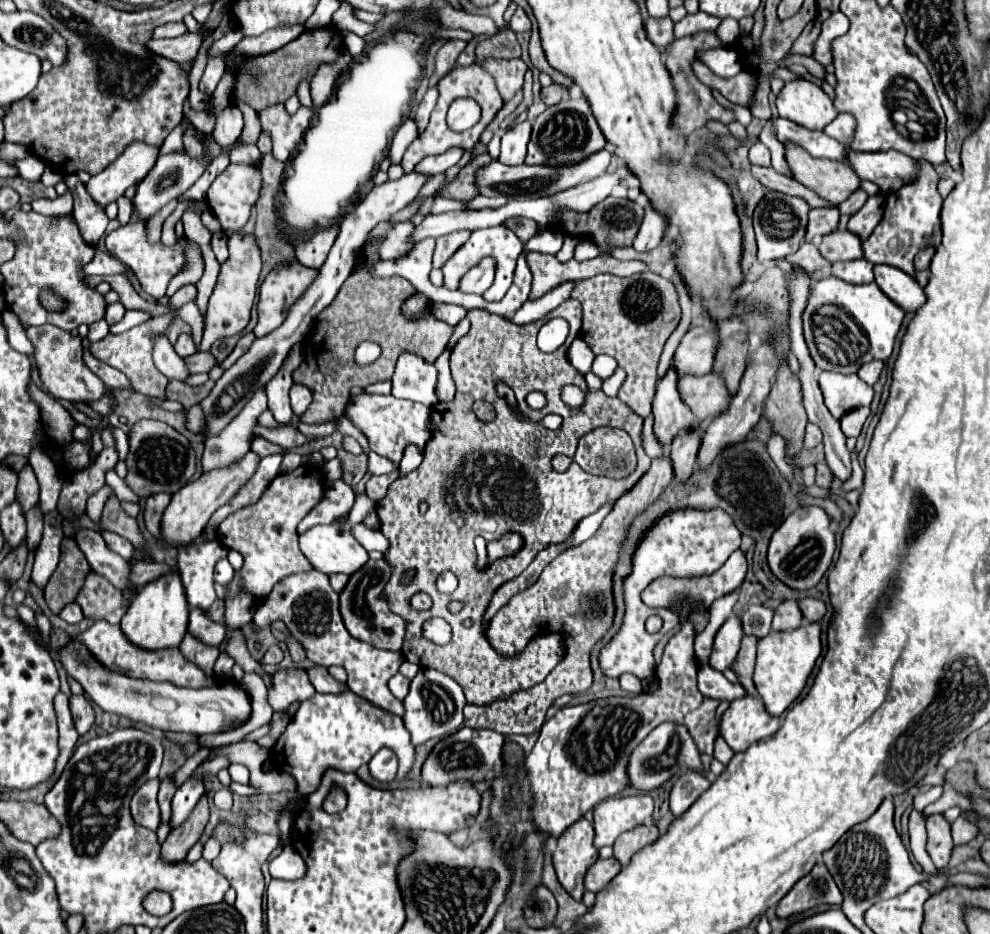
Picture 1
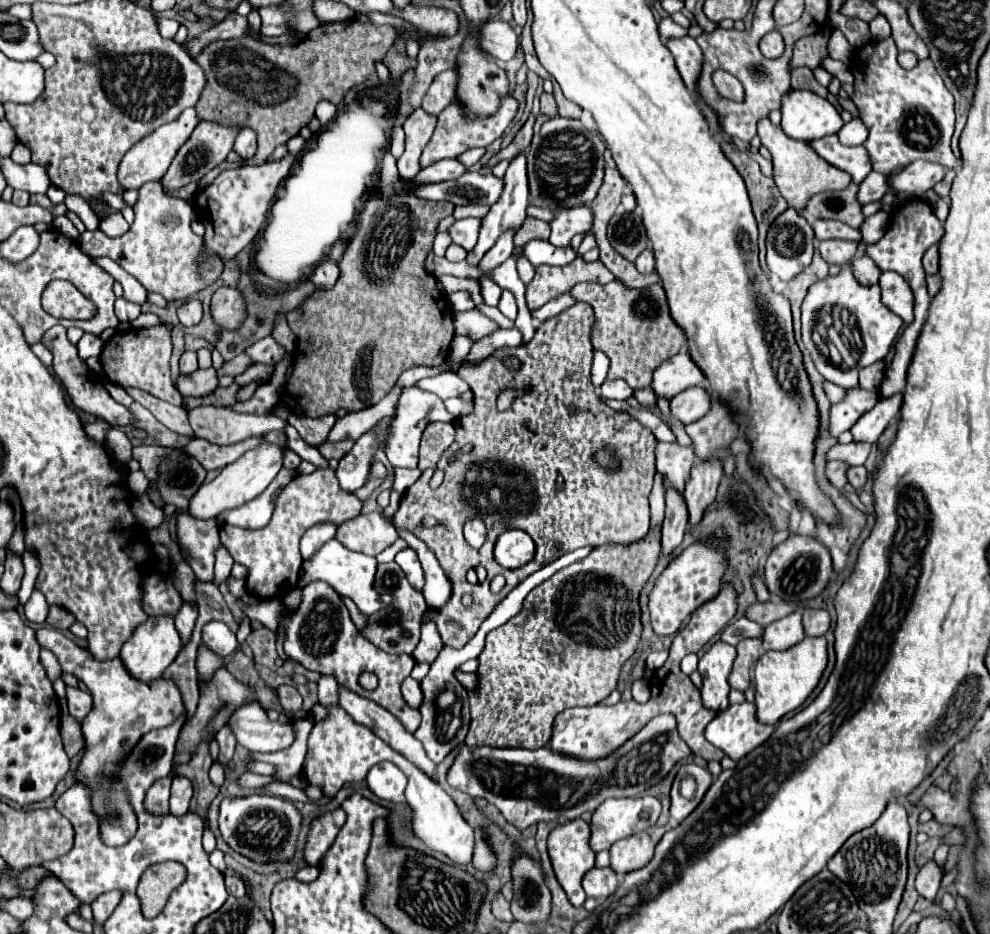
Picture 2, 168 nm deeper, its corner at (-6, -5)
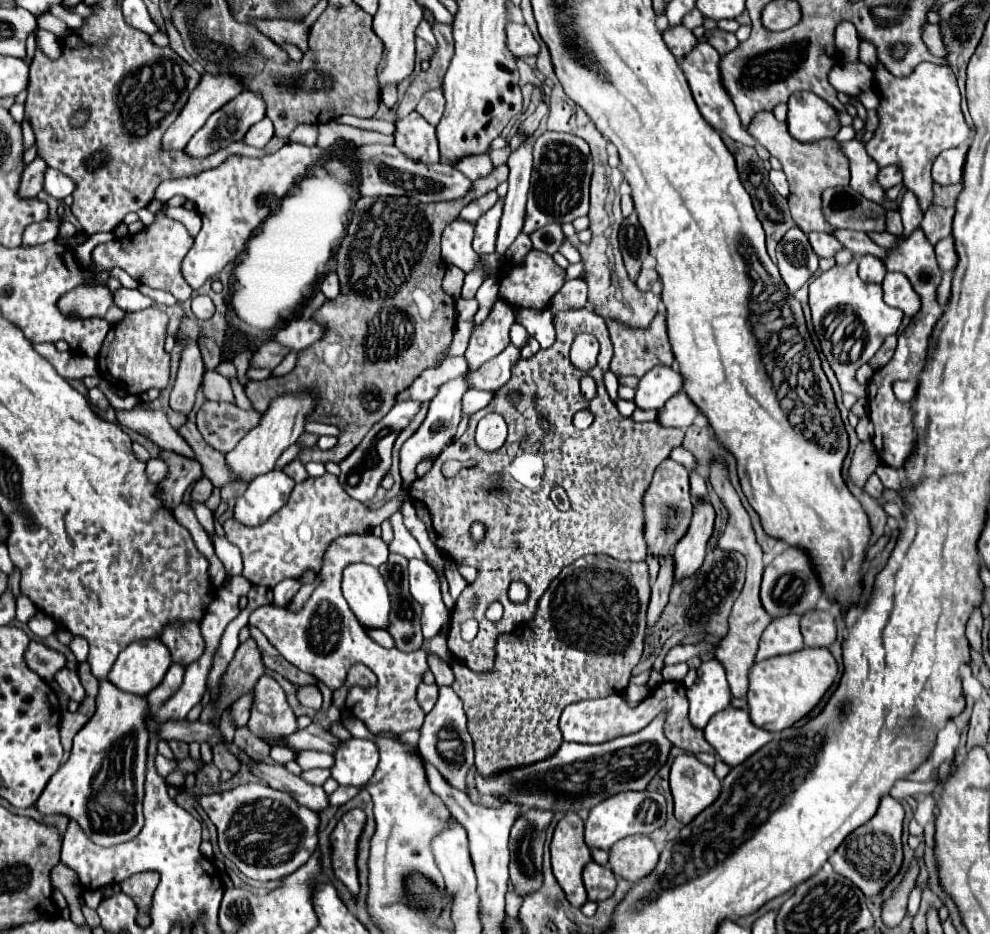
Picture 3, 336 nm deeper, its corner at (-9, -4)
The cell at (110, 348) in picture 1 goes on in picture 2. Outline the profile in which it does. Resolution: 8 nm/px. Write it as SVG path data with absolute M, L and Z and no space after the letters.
M154 325L154 327L136 329L136 331L116 331L116 335L112 335L104 343L104 349L100 353L100 363L104 367L106 377L112 383L120 387L136 387L136 389L148 391L150 395L162 401L182 405L182 395L178 393L178 389L174 389L170 379L170 353L172 353L170 349L172 349L172 343L166 327Z

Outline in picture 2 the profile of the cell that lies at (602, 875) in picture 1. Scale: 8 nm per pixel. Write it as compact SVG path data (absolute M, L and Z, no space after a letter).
M594 867L584 875L582 887L588 897L604 901L618 889L618 875L610 867L604 867L604 869Z

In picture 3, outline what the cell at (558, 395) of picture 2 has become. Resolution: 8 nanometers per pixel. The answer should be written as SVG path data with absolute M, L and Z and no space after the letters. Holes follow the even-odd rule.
M587 308L559 312L553 318L553 326L557 330L555 344L549 350L539 350L535 356L531 356L527 360L521 358L517 362L517 366L513 366L513 374L511 374L509 382L505 386L501 386L501 390L495 392L493 400L483 410L479 410L477 414L471 416L467 432L441 452L441 456L433 462L433 468L423 478L417 478L409 486L409 496L411 496L413 504L425 508L425 512L429 516L427 530L429 530L431 540L439 548L439 552L457 564L467 564L467 566L479 568L479 578L473 584L469 584L457 600L457 606L453 612L453 624L451 624L451 632L449 632L449 642L447 642L449 650L473 670L489 670L489 666L493 664L493 644L495 644L495 638L499 636L499 632L511 632L519 624L533 618L537 600L541 598L541 594L545 592L549 582L561 572L563 566L569 566L571 562L575 562L577 558L581 558L585 554L607 554L617 560L643 560L647 556L643 496L645 496L645 490L649 488L649 482L653 478L655 468L661 464L661 460L665 460L669 456L673 446L679 446L683 442L683 430L665 428L659 422L635 422L633 418L625 418L619 414L615 402L609 398L609 394L603 386L603 372L609 368L609 362L613 356L613 344L609 340L609 332L607 332L601 316L597 316L597 314L593 316L591 310L587 310ZM583 332L593 334L601 344L601 352L597 356L597 366L593 366L589 372L575 368L569 360L569 348L571 348L575 336L583 334ZM585 374L589 374L597 382L597 396L591 402L583 400L583 396L579 392L579 380ZM511 390L521 392L519 404L507 402L507 394ZM583 408L589 408L595 414L595 422L587 430L577 430L571 420L573 420L573 414ZM489 412L499 412L509 426L509 436L507 436L505 444L495 452L481 450L475 444L477 422ZM541 418L547 418L547 422L549 422L547 430L541 426ZM465 442L469 442L469 450L463 450ZM447 460L459 460L459 462L475 460L475 466L461 468L459 474L455 474L453 478L447 478L441 474L441 466ZM543 466L545 466L545 470L543 470ZM553 484L561 484L567 490L569 500L571 500L569 512L559 512L555 508L555 504L551 502L549 490ZM525 486L531 490L525 490ZM533 490L537 490L537 492L533 492ZM473 522L483 522L487 526L487 536L479 544L475 544L469 538L469 526ZM515 580L527 584L527 588L529 588L527 602L515 604L509 598L507 590L509 590L509 584ZM475 596L479 598L477 606L473 606ZM493 600L499 600L505 608L503 618L499 622L489 622L485 618L485 610ZM467 618L475 618L479 622L479 634L475 636L473 642L463 642L459 636L459 626Z

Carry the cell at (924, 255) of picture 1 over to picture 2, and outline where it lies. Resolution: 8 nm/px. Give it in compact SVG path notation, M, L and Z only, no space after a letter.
M938 245L930 247L924 255L924 269L928 275L934 275L938 273Z

